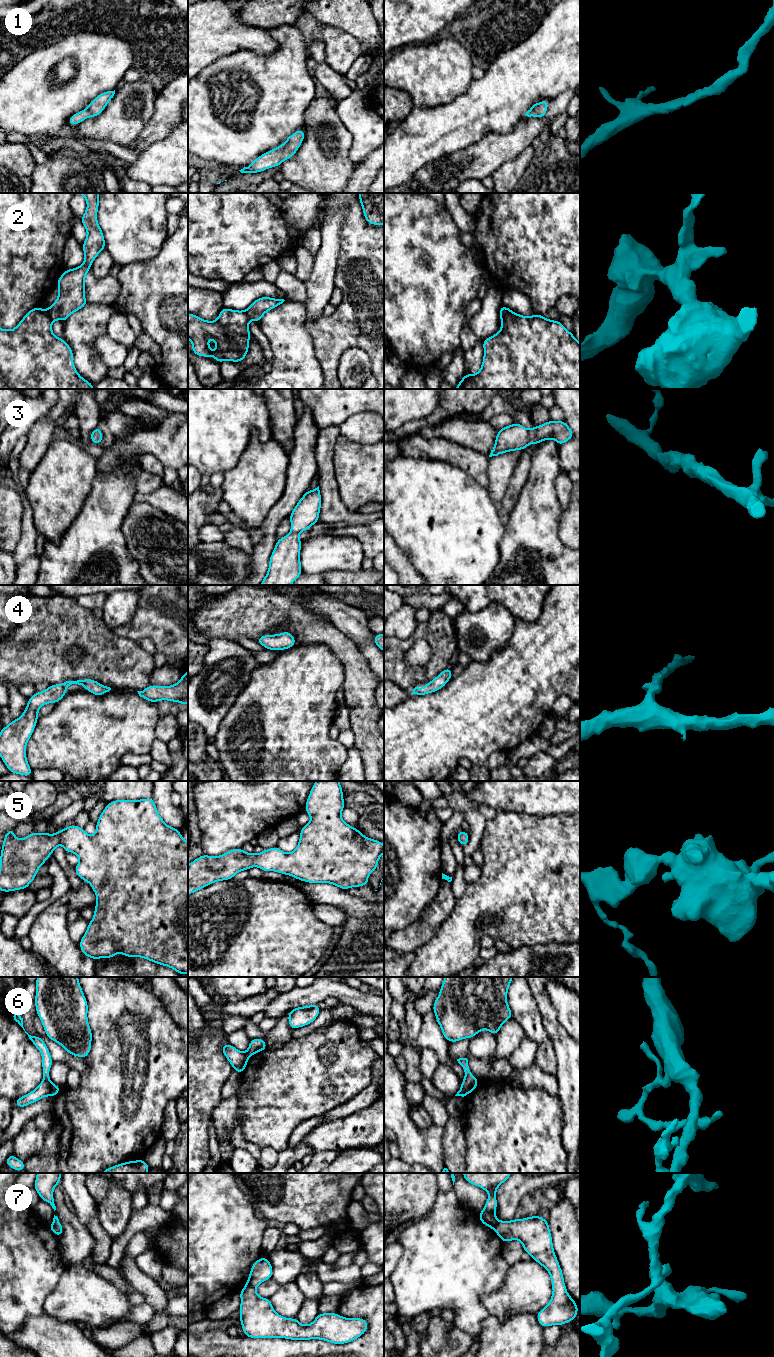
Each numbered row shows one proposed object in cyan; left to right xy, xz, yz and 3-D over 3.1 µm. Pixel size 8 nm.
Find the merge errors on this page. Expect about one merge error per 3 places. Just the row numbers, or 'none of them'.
2, 6, 7

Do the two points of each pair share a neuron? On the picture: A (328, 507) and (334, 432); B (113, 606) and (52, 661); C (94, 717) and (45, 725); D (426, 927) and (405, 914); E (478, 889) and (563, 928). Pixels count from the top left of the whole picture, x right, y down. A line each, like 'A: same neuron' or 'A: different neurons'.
A: same neuron
B: different neurons
C: same neuron
D: different neurons
E: same neuron

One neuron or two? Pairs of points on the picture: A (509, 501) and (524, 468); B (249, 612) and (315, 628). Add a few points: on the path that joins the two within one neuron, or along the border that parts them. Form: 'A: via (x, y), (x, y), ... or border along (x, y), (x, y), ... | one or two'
A: via (512, 493), (519, 476) | one
B: via (265, 612), (290, 612), (299, 620) | one

